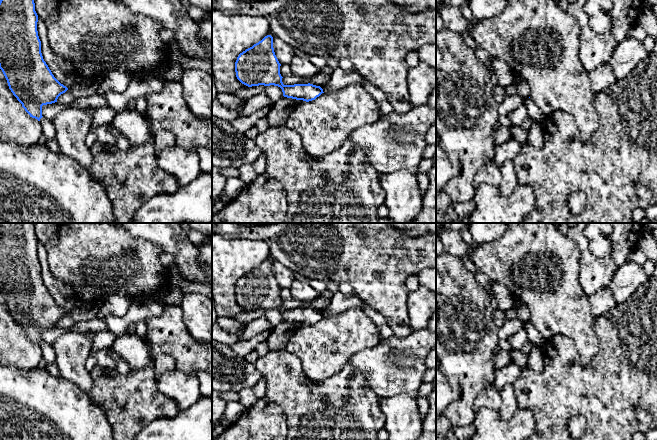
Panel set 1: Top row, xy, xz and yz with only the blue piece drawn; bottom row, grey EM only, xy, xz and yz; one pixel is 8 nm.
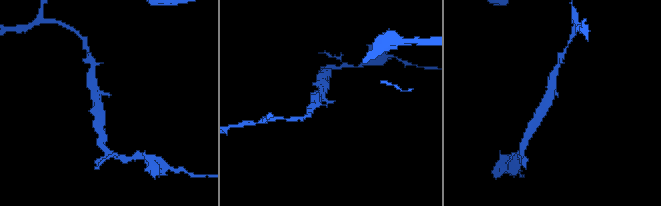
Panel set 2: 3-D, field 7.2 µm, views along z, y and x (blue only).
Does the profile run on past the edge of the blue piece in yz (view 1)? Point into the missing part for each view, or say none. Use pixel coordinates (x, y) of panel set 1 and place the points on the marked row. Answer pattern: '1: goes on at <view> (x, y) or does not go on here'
1: does not go on here

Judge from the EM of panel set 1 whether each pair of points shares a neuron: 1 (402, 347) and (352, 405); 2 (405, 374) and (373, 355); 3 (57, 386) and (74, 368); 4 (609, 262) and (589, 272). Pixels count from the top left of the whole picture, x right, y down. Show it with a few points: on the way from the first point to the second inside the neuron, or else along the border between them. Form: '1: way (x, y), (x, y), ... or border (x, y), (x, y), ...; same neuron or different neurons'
1: border (355, 366), (379, 398); different neurons
2: way (397, 369), (384, 366), (381, 363); same neuron
3: border (60, 376), (73, 381), (84, 392); different neurons
4: way (604, 267), (600, 271), (594, 272); same neuron

